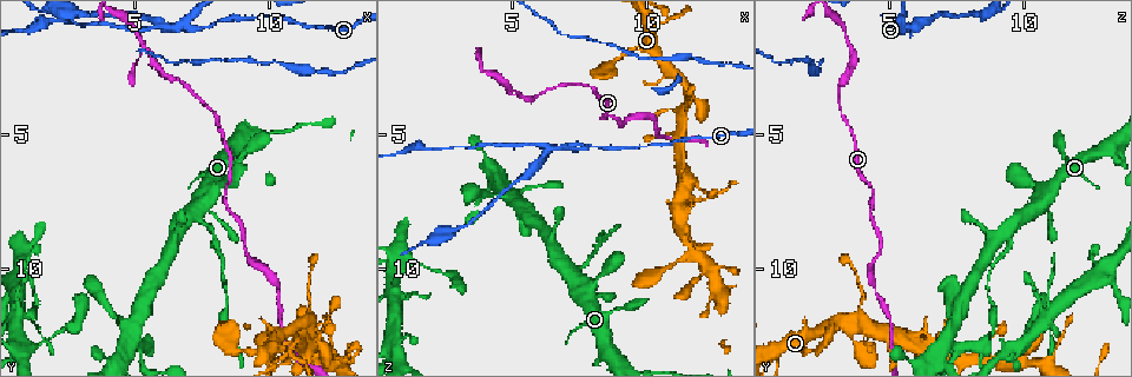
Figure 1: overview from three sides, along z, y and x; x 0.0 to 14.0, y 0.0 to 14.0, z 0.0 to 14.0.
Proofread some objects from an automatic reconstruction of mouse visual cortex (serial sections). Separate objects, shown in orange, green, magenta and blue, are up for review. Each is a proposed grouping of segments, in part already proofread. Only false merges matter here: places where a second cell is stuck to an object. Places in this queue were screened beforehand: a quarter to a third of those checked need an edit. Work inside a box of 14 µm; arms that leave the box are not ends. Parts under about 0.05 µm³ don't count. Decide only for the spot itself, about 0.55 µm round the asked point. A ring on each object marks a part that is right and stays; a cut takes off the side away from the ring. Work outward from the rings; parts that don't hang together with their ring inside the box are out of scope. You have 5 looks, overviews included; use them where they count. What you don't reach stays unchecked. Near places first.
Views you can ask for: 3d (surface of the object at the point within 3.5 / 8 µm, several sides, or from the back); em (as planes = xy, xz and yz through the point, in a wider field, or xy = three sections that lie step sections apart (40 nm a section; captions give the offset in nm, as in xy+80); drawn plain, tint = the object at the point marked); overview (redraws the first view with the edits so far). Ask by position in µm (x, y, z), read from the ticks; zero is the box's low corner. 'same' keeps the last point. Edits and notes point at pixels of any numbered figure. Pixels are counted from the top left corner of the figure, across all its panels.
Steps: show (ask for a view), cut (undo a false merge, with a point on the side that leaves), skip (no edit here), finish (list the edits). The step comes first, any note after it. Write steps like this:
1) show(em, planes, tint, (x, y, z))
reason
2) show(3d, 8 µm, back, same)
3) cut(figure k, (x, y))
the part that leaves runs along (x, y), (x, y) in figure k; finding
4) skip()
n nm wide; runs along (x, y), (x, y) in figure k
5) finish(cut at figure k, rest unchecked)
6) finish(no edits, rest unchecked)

show(3d, 3.5 µm, (6.4, 1.1, 5.5))
looks like a crossing

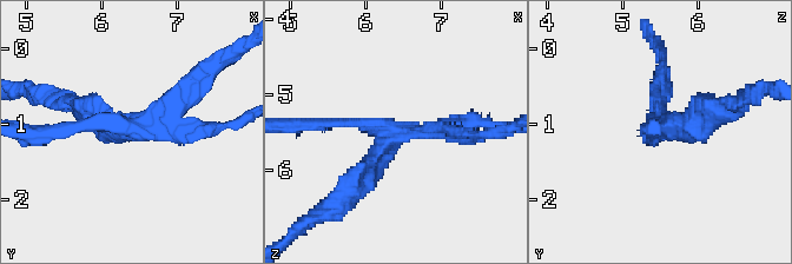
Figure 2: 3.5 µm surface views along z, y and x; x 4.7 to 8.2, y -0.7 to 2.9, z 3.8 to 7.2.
show(em, xy, step 3, tint, (6.40, 1.05, 5.50))
4 arms; arms of 150, 200, 250, 250 nm

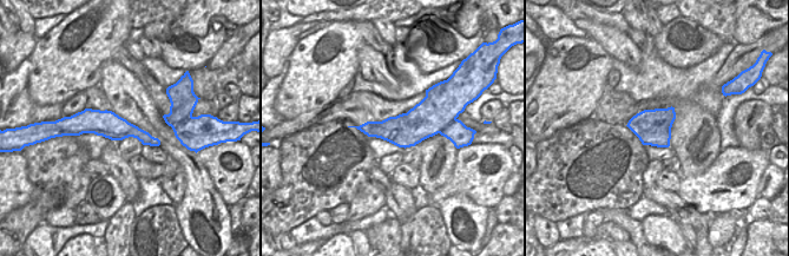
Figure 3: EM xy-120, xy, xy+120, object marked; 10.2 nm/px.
cut(figure 2, (88, 110))
two cells meet here

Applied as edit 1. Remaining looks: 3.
show(3d, 3.5 µm, (7.9, 8.0, 10.9))
sudden change in width

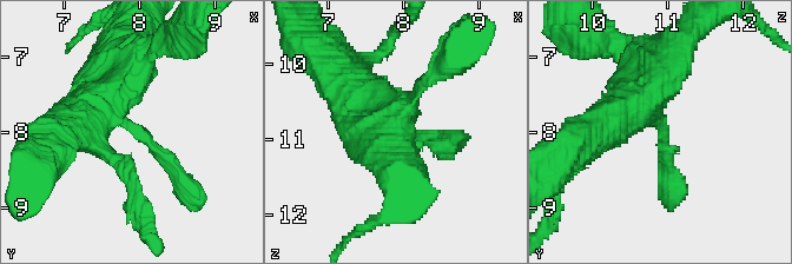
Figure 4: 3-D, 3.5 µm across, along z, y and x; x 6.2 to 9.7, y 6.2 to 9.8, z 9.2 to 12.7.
show(em, planes, tint, (7.90, 7.95, 10.95))

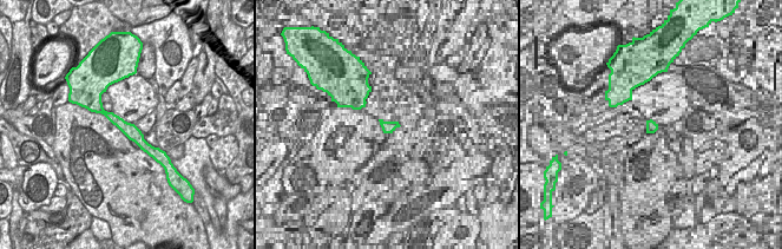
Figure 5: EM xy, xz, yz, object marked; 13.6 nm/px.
skip()
runs along (93, 104), (120, 123), (151, 150) in figure 5; continuous, no second cell

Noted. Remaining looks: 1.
finish(cut at figure 2, rest unchecked)

